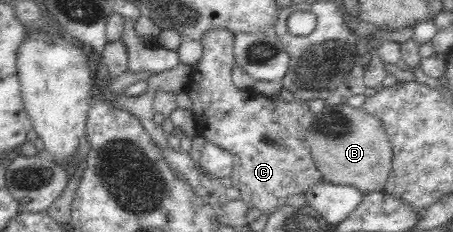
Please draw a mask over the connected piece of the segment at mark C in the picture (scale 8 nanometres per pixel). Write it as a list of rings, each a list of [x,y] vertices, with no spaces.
[[[220,27],[208,29],[201,35],[204,53],[196,65],[184,90],[193,103],[193,116],[196,118],[197,135],[206,141],[219,145],[233,157],[233,170],[230,175],[233,187],[240,190],[240,199],[250,208],[256,207],[262,214],[272,215],[287,204],[290,195],[305,195],[312,187],[326,182],[316,167],[315,159],[306,139],[306,131],[312,125],[315,113],[310,110],[309,101],[285,101],[280,96],[266,98],[257,91],[243,91],[232,82],[232,65],[235,63],[235,34]]]

